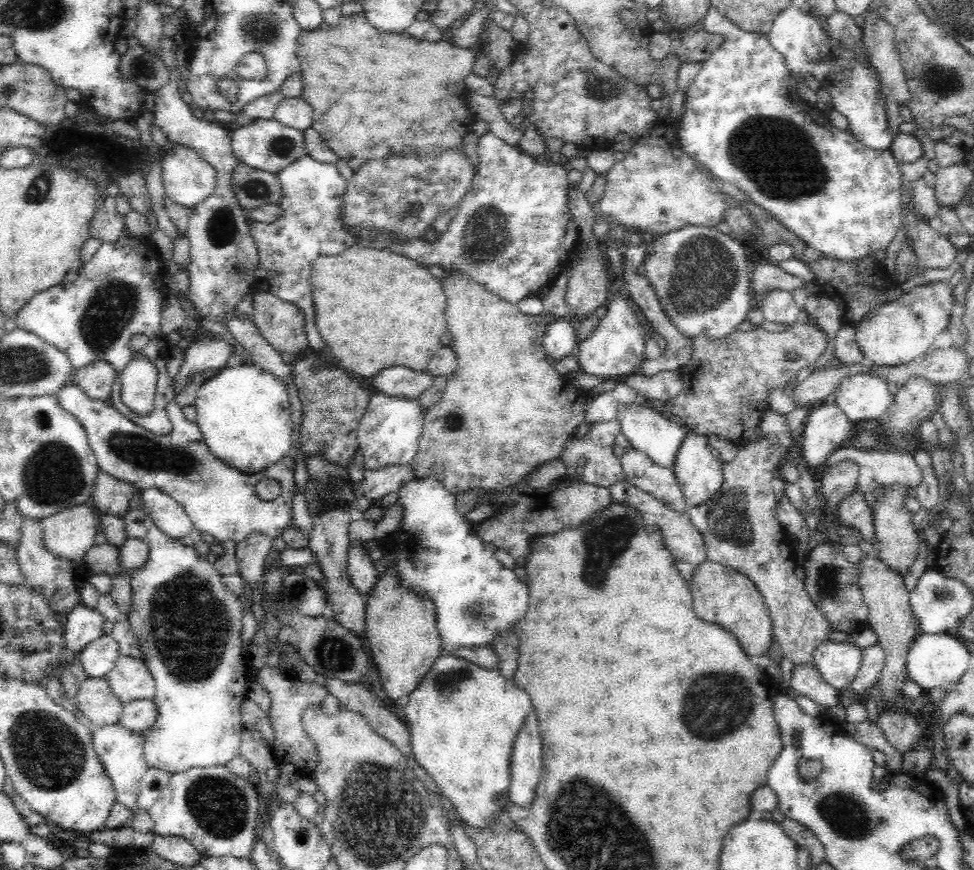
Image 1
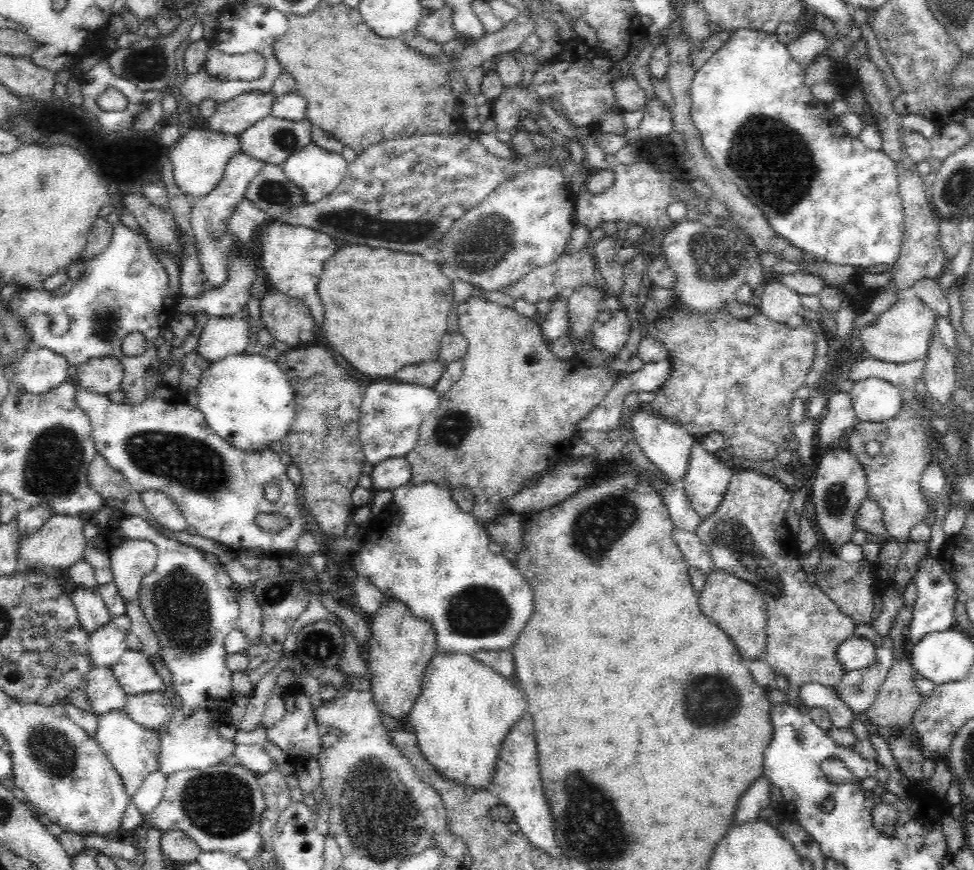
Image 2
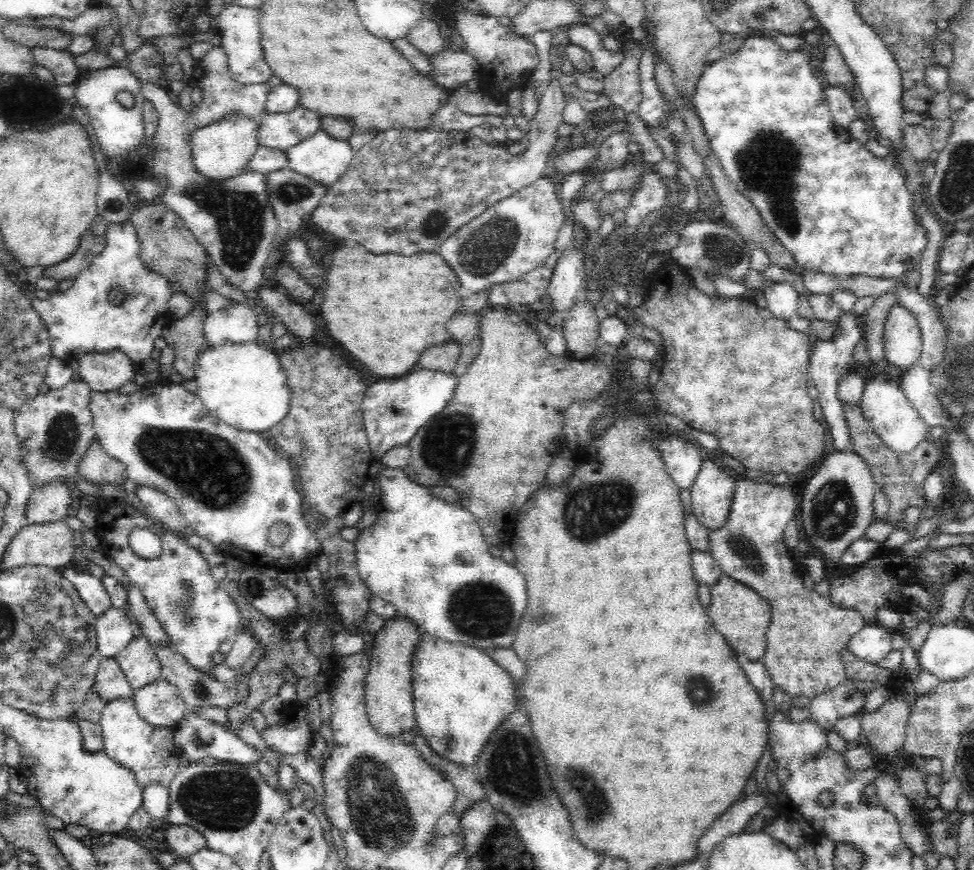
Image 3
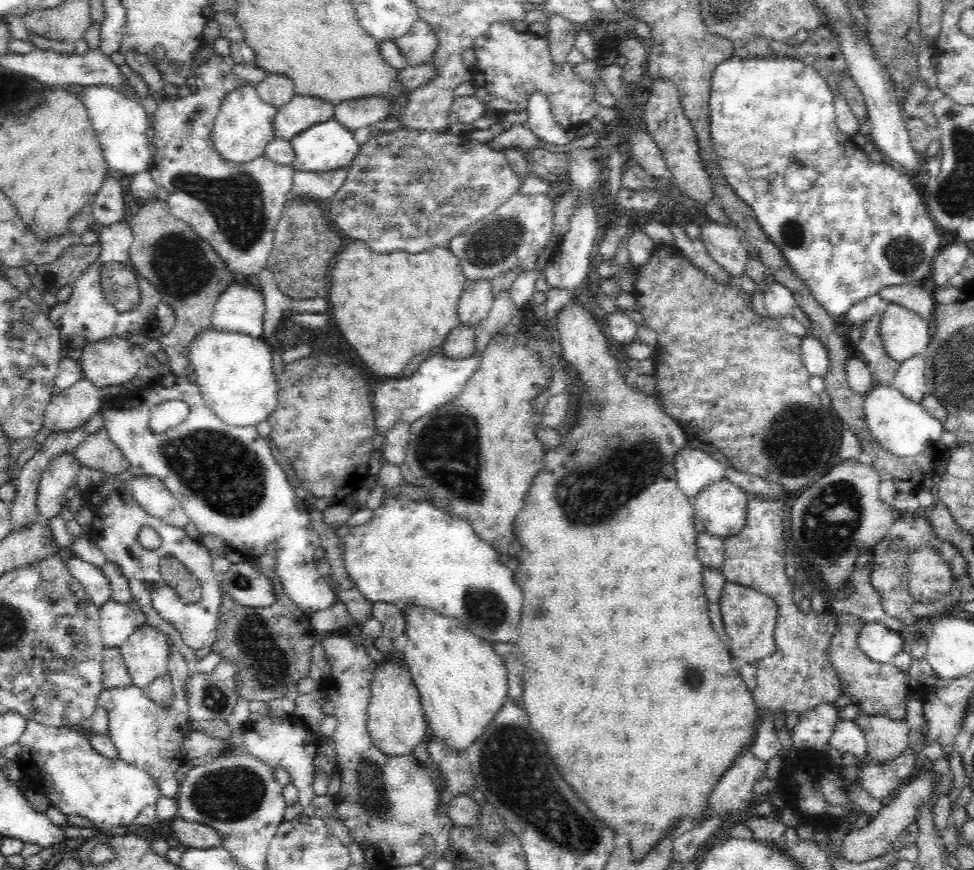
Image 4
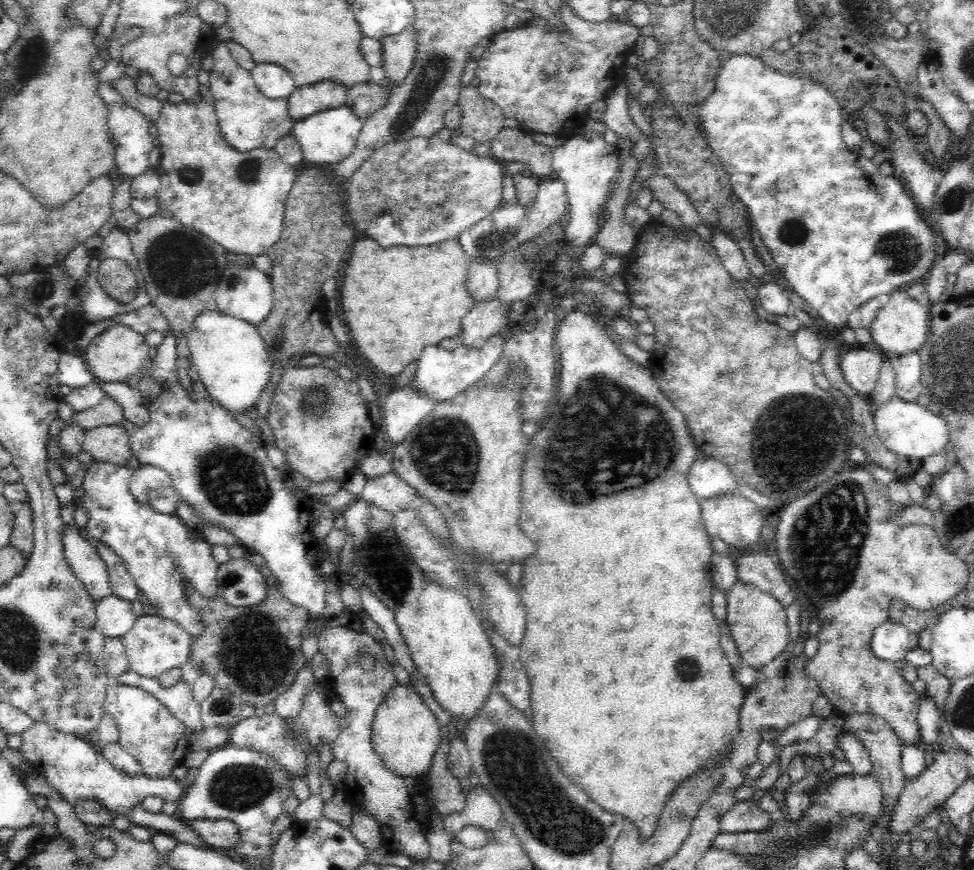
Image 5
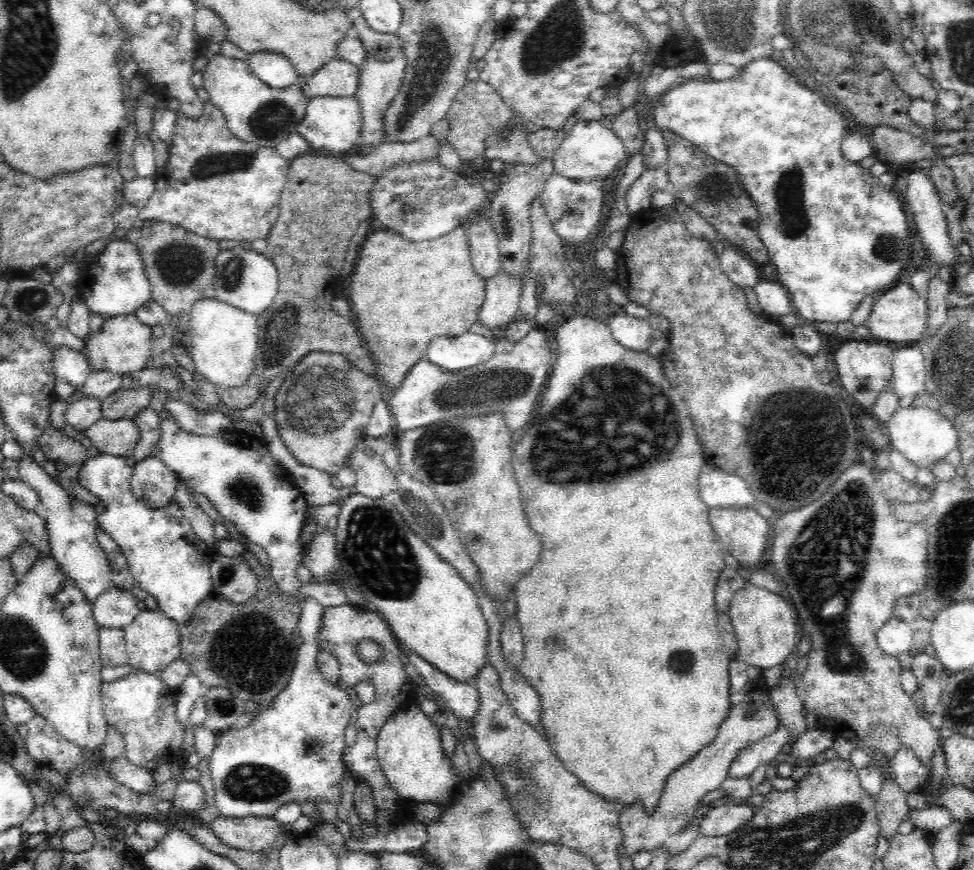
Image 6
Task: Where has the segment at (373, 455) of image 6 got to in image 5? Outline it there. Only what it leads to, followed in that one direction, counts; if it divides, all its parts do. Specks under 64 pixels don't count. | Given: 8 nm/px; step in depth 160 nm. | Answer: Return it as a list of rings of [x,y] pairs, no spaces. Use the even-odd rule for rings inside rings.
[[[393,471],[380,476],[366,476],[365,483],[364,490],[356,498],[390,512],[408,508],[408,504],[417,498],[417,491]]]

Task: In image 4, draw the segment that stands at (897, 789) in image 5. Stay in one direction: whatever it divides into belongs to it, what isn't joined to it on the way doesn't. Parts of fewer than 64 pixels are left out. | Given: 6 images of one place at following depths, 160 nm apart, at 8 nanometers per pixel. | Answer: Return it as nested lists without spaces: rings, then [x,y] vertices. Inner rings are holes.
[[[854,714],[852,721],[867,740],[867,762],[886,766],[908,749],[909,723],[895,722],[886,716]]]

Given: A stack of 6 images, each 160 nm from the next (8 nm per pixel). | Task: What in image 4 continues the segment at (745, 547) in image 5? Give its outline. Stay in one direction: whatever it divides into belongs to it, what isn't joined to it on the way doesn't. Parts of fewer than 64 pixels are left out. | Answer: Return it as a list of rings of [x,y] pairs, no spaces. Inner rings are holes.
[[[726,478],[709,487],[702,490],[699,496],[693,500],[695,514],[706,527],[705,532],[722,540],[729,536],[739,535],[747,523],[749,496]]]

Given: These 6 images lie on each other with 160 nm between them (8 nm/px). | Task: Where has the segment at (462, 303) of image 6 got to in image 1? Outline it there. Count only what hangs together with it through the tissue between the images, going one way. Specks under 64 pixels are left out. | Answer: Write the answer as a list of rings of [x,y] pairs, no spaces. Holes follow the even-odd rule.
[[[357,244],[348,248],[346,252],[340,252],[338,256],[324,256],[318,258],[318,260],[314,262],[313,267],[311,292],[316,314],[316,326],[322,338],[324,338],[325,345],[330,348],[330,356],[340,368],[353,373],[356,372],[356,374],[366,376],[366,378],[372,378],[372,376],[376,376],[380,370],[392,368],[393,366],[406,366],[418,372],[425,370],[428,360],[431,360],[438,353],[438,348],[442,347],[440,339],[447,329],[447,320],[446,316],[444,316],[444,310],[446,310],[446,294],[444,294],[444,290],[442,290],[442,284],[428,272],[426,266],[422,266],[422,264],[410,260],[410,258],[398,256],[398,254],[394,252],[376,250],[376,248],[364,247]]]

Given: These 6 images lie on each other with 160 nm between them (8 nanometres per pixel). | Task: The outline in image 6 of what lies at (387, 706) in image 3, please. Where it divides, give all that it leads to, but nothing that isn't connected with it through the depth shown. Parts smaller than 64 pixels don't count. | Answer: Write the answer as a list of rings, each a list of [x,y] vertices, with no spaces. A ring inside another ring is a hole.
[[[418,707],[393,711],[380,730],[377,740],[379,766],[398,798],[414,804],[447,805],[461,778],[455,773],[451,758],[444,753],[438,726]]]

